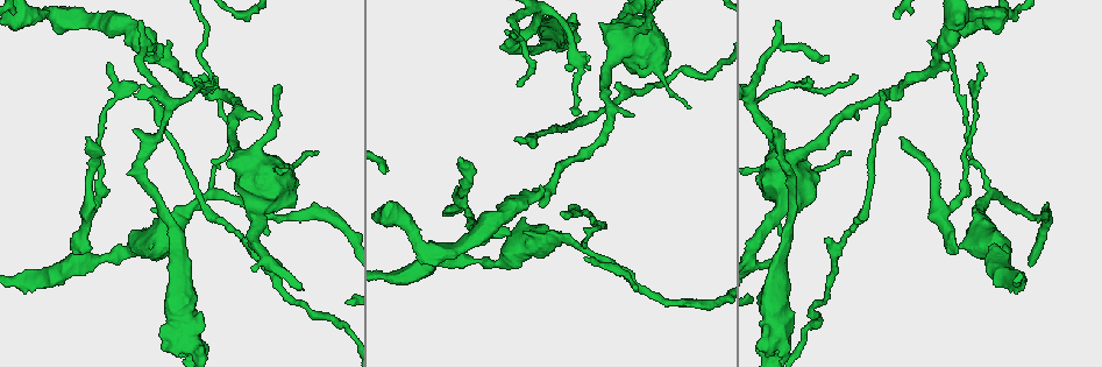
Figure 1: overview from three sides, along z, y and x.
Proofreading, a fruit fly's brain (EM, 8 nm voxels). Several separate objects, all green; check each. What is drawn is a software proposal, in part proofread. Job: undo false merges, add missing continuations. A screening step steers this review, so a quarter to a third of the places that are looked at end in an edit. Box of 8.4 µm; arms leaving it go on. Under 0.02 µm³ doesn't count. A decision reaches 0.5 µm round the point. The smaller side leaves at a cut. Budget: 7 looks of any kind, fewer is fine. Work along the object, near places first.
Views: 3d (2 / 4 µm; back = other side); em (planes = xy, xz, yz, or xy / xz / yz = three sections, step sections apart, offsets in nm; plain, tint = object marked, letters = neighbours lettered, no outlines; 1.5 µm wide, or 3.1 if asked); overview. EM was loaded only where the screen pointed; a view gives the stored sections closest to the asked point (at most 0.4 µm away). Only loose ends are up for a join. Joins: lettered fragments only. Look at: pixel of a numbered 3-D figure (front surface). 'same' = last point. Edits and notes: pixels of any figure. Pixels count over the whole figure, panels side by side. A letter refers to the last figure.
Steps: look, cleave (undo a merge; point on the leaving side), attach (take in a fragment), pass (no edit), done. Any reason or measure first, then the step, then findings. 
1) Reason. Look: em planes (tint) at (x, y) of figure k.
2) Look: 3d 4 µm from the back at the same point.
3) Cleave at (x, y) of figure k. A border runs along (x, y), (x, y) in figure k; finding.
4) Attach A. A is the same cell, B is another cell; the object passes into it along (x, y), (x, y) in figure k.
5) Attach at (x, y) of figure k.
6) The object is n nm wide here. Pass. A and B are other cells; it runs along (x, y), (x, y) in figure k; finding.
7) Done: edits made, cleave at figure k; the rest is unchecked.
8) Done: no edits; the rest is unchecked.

Free end. Look: em xy step 8 (tint) at (74, 252) of figure 1.

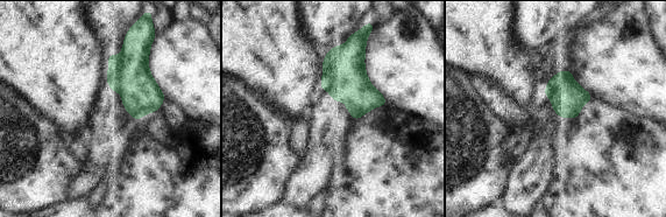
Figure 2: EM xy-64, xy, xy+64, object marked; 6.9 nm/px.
Cut it another way. Look: em planes (letters) at the same point.

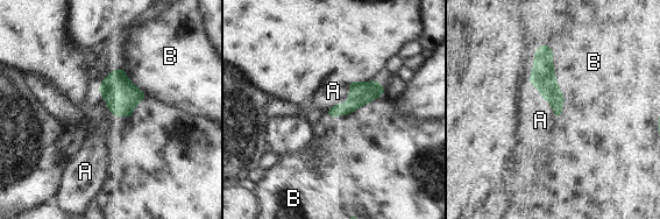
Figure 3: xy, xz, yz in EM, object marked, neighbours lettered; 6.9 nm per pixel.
Attach A. A is the same cell, B is another cell; the neuron continues.

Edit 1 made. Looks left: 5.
Look: overview.

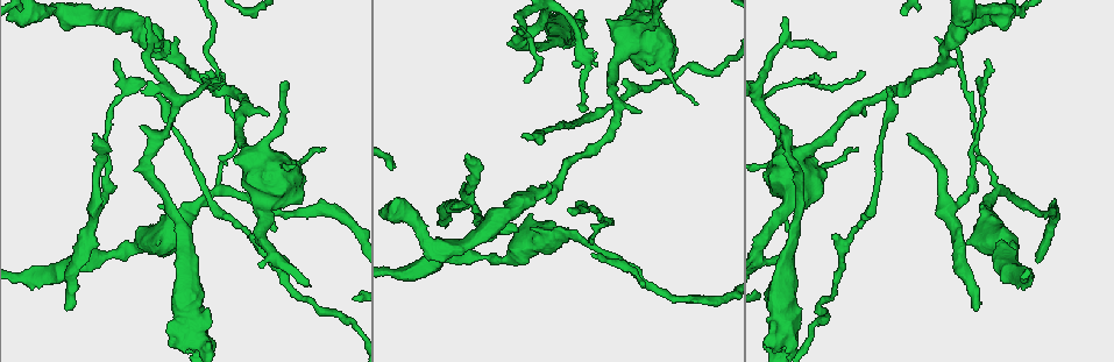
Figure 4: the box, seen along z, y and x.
Branch stops here. Look: 3d 4 µm at (268, 114) of figure 4.

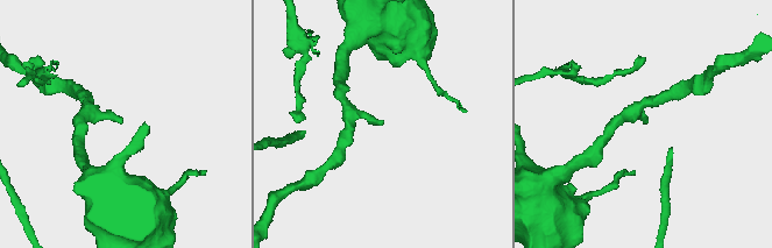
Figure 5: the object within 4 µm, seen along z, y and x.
Shape alone is not enough. Look: em planes (letters) at (383, 121) of figure 5.

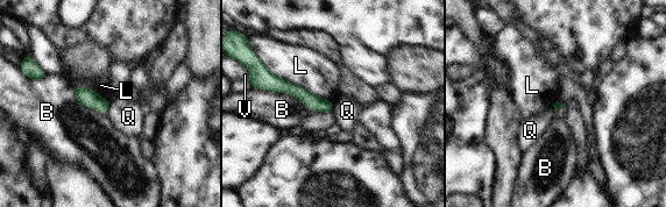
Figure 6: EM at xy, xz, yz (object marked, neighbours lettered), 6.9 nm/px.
Pass. B, L, Q and V are other cells; it runs along (266, 86), (285, 86), (330, 106) in figure 6; no lettered fragment goes on from it.

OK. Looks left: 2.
Look: em 3.1 µm xy step 16 (tint) at (469, 242) of figure 4.

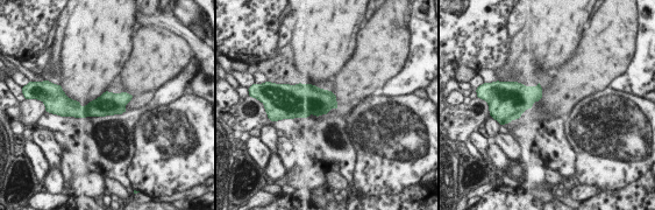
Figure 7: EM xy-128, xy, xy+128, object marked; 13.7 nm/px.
Look: em 3.1 µm planes (letters) at the same point.

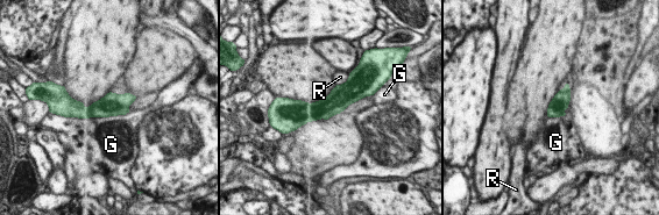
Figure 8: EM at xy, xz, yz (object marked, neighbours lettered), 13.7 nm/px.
The object is 240 nm wide here. Pass. G and R are other cells; it runs along (361, 92), (325, 108), (297, 104) in figure 8; all the same neuron.

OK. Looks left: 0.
Done: edits made, attach at figure 3; the rest is unchecked.

